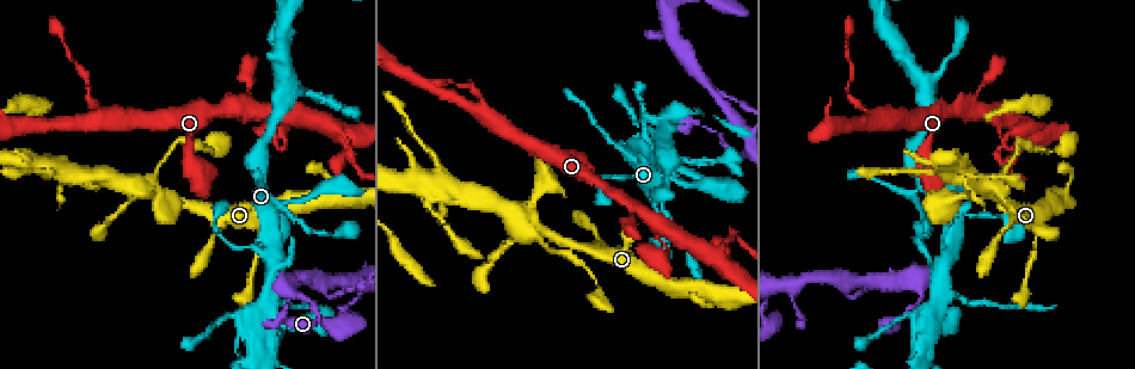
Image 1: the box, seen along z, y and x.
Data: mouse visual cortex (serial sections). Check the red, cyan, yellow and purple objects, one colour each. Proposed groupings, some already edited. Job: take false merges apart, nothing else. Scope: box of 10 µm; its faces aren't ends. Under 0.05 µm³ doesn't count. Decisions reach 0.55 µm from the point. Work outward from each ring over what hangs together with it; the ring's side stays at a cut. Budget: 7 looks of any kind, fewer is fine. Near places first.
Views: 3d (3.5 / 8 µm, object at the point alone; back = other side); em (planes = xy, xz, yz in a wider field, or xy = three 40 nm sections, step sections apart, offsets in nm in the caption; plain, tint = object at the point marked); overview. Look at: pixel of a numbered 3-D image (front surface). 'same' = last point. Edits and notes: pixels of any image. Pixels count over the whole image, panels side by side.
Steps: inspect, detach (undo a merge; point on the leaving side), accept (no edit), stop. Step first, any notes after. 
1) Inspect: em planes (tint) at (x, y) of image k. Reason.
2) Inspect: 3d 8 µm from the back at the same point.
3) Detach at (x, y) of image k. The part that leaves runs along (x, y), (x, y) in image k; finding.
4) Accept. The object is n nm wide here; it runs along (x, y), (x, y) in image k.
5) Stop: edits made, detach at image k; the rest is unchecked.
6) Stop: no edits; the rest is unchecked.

Inspect: 3d 8 µm at (864, 282) of image 1. Three arms meet.

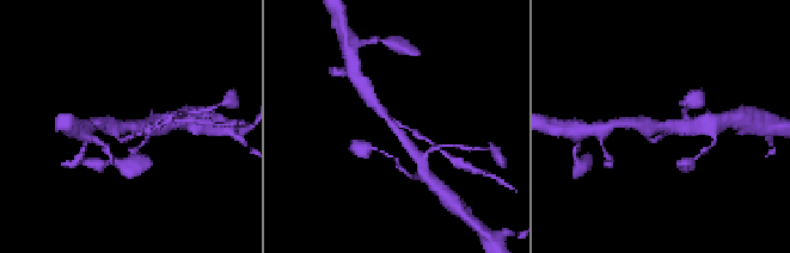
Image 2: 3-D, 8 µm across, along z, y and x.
Inspect: em planes (tint) at the same point.

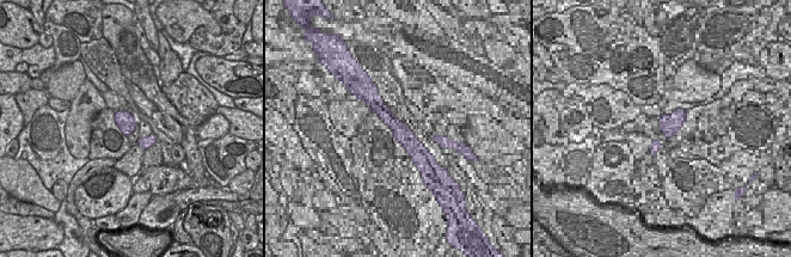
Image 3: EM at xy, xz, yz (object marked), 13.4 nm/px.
Detach at (415, 131) of image 2. The part that leaves runs along (396, 122), (414, 130), (428, 141) in image 2; a second cell is stuck on.

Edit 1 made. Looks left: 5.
Inspect: overview.

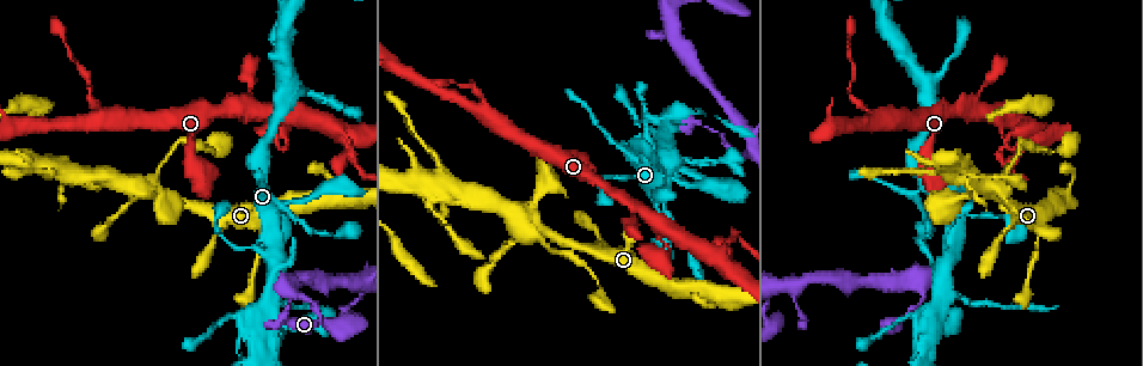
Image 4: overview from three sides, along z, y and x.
Inspect: 3d 8 µm at (628, 152) of image 4. Sudden change in width.

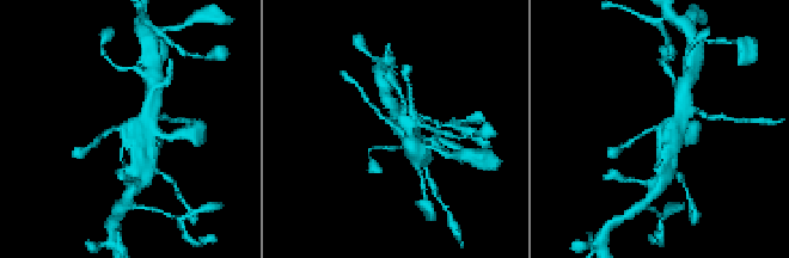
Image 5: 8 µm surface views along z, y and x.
Inspect: 3d 3.5 µm at the same point.

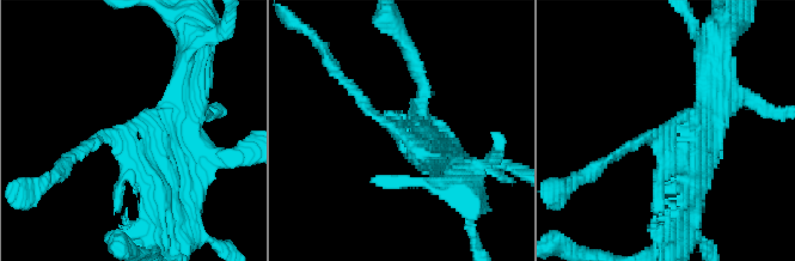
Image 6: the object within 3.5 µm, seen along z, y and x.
Inspect: em planes (tint) at (129, 137) of image 6. Shape alone is not enough.

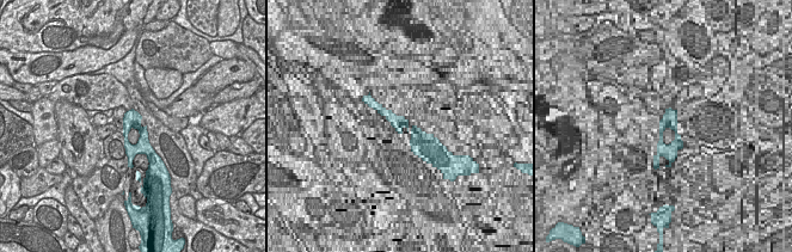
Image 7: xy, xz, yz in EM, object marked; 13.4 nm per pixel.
Accept. It runs along (132, 112), (152, 157) in image 7; continuous, no second cell.

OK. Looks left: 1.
Stop: edits made, detach at image 2; the rest is unchecked.

